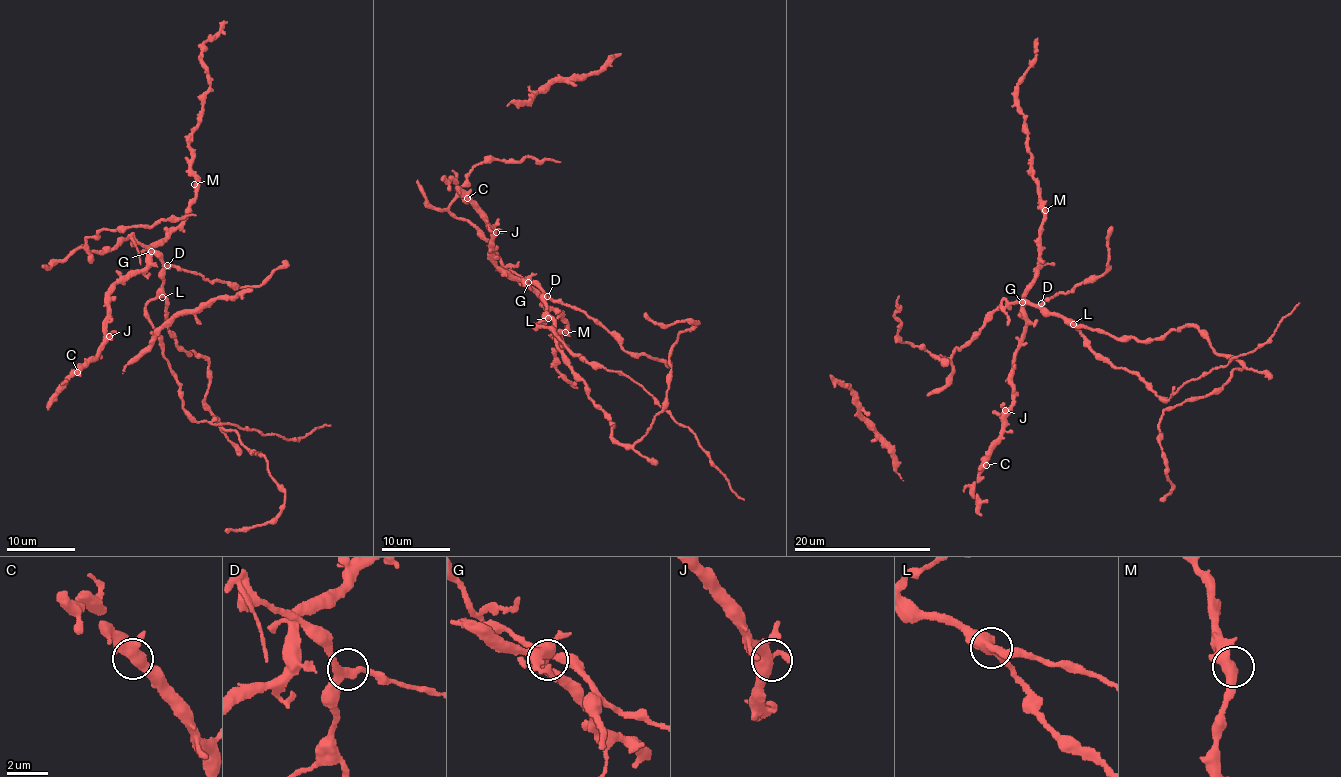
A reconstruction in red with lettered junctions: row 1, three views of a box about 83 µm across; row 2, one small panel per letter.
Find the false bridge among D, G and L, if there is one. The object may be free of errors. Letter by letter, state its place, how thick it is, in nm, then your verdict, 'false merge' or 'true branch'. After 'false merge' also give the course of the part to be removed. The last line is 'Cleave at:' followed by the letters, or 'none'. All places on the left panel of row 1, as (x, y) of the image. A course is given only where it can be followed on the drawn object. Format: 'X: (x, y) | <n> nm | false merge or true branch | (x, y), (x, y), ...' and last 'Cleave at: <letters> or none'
D: (167, 265) | 320 nm | true branch
G: (151, 251) | 440 nm | true branch
L: (162, 297) | 440 nm | true branch
Cleave at: none

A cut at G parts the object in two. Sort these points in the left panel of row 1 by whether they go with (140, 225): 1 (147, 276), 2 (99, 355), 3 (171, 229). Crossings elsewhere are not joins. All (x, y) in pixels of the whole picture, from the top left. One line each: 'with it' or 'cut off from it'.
1: cut off from it
2: cut off from it
3: cut off from it

